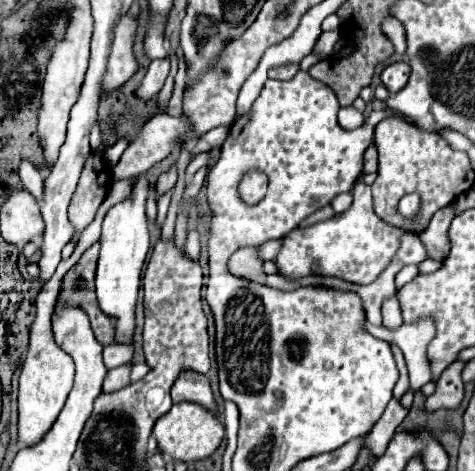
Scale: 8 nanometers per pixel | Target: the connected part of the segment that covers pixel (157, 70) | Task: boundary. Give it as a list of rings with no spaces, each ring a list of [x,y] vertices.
[[[153,60],[151,66],[149,66],[149,72],[145,74],[139,90],[137,90],[137,96],[147,104],[151,100],[157,98],[159,90],[163,88],[163,82],[169,74],[169,60]]]

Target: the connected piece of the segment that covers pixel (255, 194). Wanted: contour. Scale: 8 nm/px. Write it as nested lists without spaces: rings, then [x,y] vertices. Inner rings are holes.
[[[251,170],[241,178],[239,196],[245,204],[253,206],[261,200],[261,192],[267,192],[267,176],[261,170]]]

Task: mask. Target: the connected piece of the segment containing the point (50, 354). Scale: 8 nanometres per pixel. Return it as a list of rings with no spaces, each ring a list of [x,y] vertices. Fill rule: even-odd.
[[[101,206],[93,222],[82,232],[73,254],[59,264],[53,278],[43,286],[41,294],[35,300],[37,314],[35,314],[35,320],[29,330],[29,350],[27,350],[27,356],[25,356],[25,362],[21,368],[21,378],[19,378],[19,440],[25,446],[33,446],[35,442],[39,442],[41,436],[53,426],[53,422],[57,420],[57,416],[71,392],[71,386],[73,386],[75,364],[73,364],[71,356],[55,344],[53,332],[51,332],[51,316],[53,316],[55,300],[59,296],[59,288],[61,288],[61,280],[63,280],[65,272],[75,262],[78,262],[87,248],[100,239],[101,225],[105,216],[99,214],[99,210],[101,210]]]

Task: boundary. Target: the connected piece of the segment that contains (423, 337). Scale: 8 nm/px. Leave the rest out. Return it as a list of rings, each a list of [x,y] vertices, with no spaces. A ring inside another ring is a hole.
[[[429,318],[413,324],[403,324],[396,330],[396,339],[388,343],[397,345],[407,362],[411,390],[421,390],[431,380],[431,368],[427,360],[427,348],[436,329]]]

